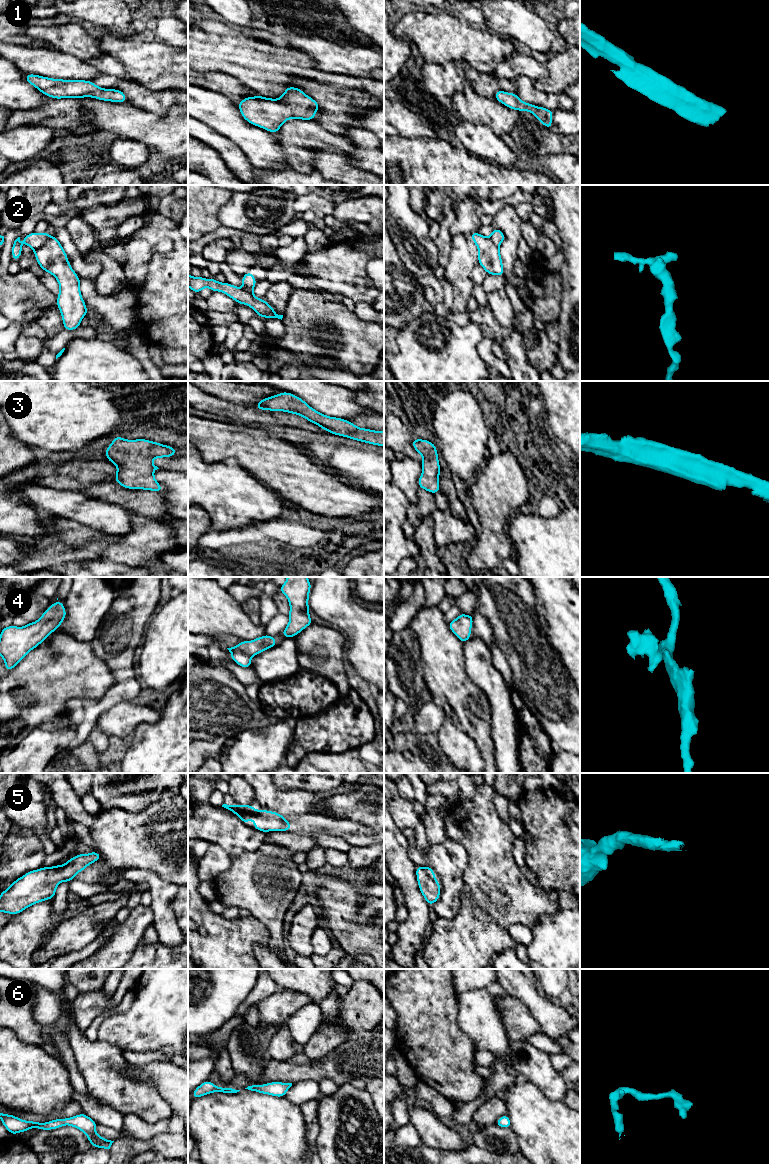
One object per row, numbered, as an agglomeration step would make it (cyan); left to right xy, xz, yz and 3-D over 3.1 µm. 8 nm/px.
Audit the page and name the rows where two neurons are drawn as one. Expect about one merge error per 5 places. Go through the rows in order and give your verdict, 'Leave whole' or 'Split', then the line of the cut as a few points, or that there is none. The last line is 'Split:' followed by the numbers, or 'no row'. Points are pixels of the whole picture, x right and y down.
1: Leave whole. No split
2: Split. Split along xy (54, 236), (34, 250)
3: Leave whole. No split
4: Leave whole. No split
5: Leave whole. No split
6: Leave whole. No split
Split: 2

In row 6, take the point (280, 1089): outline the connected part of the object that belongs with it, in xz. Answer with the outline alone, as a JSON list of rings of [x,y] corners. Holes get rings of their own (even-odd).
[[[271,1082],[263,1085],[252,1085],[245,1089],[255,1091],[261,1094],[268,1094],[276,1097],[284,1097],[292,1083]]]

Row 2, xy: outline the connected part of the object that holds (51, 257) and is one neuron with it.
[[[53,237],[34,250],[34,255],[39,266],[58,281],[57,308],[61,312],[64,329],[75,330],[89,311],[80,292],[81,280],[68,262],[66,252],[58,239]]]

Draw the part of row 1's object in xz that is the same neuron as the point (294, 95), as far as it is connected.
[[[286,87],[285,93],[278,99],[265,98],[261,95],[246,97],[237,103],[242,117],[254,126],[263,128],[269,132],[277,133],[280,127],[288,119],[314,120],[315,113],[320,105],[301,89]]]

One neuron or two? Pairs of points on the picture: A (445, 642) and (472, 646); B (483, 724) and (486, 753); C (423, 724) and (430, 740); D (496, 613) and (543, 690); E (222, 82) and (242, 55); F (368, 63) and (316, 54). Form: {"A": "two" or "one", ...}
{"A": "two", "B": "one", "C": "two", "D": "one", "E": "two", "F": "one"}

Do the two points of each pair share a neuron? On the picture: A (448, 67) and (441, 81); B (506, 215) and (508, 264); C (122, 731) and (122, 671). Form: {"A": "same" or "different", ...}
{"A": "same", "B": "same", "C": "different"}

